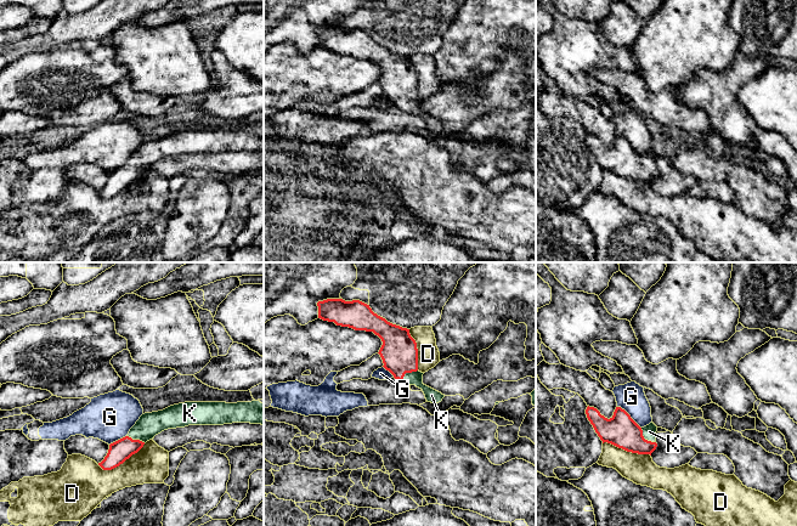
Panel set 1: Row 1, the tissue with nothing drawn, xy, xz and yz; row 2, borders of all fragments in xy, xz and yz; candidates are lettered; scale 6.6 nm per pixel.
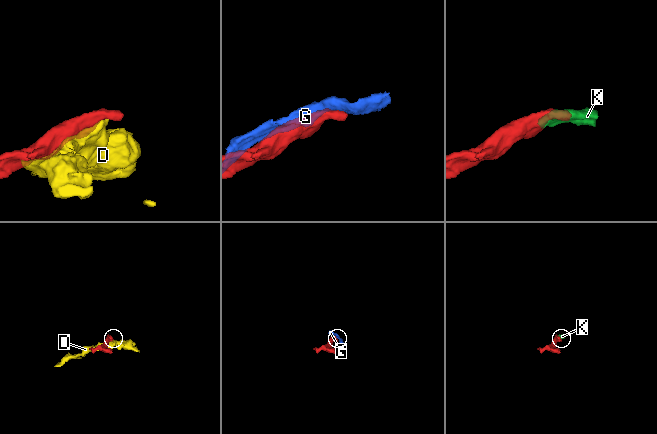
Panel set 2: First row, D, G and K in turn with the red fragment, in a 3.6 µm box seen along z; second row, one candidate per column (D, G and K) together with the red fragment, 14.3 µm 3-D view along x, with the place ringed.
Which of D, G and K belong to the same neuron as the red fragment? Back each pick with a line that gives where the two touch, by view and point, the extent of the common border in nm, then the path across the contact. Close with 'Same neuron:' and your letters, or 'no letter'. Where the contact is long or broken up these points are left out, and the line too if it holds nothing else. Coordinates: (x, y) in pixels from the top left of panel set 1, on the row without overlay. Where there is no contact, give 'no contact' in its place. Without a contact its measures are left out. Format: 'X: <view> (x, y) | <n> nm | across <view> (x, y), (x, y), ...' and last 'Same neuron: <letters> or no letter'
K: yz (644, 167) | 140 nm
Same neuron: K

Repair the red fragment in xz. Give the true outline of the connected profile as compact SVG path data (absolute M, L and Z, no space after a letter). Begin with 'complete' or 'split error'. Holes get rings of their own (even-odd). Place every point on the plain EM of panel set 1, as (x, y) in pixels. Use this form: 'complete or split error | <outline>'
split error | M327 27L318 29L317 34L318 46L323 49L378 63L383 69L378 80L383 87L383 95L395 107L422 117L428 130L442 129L445 123L423 112L424 101L418 98L417 70L411 64L409 57L388 50L360 28Z

